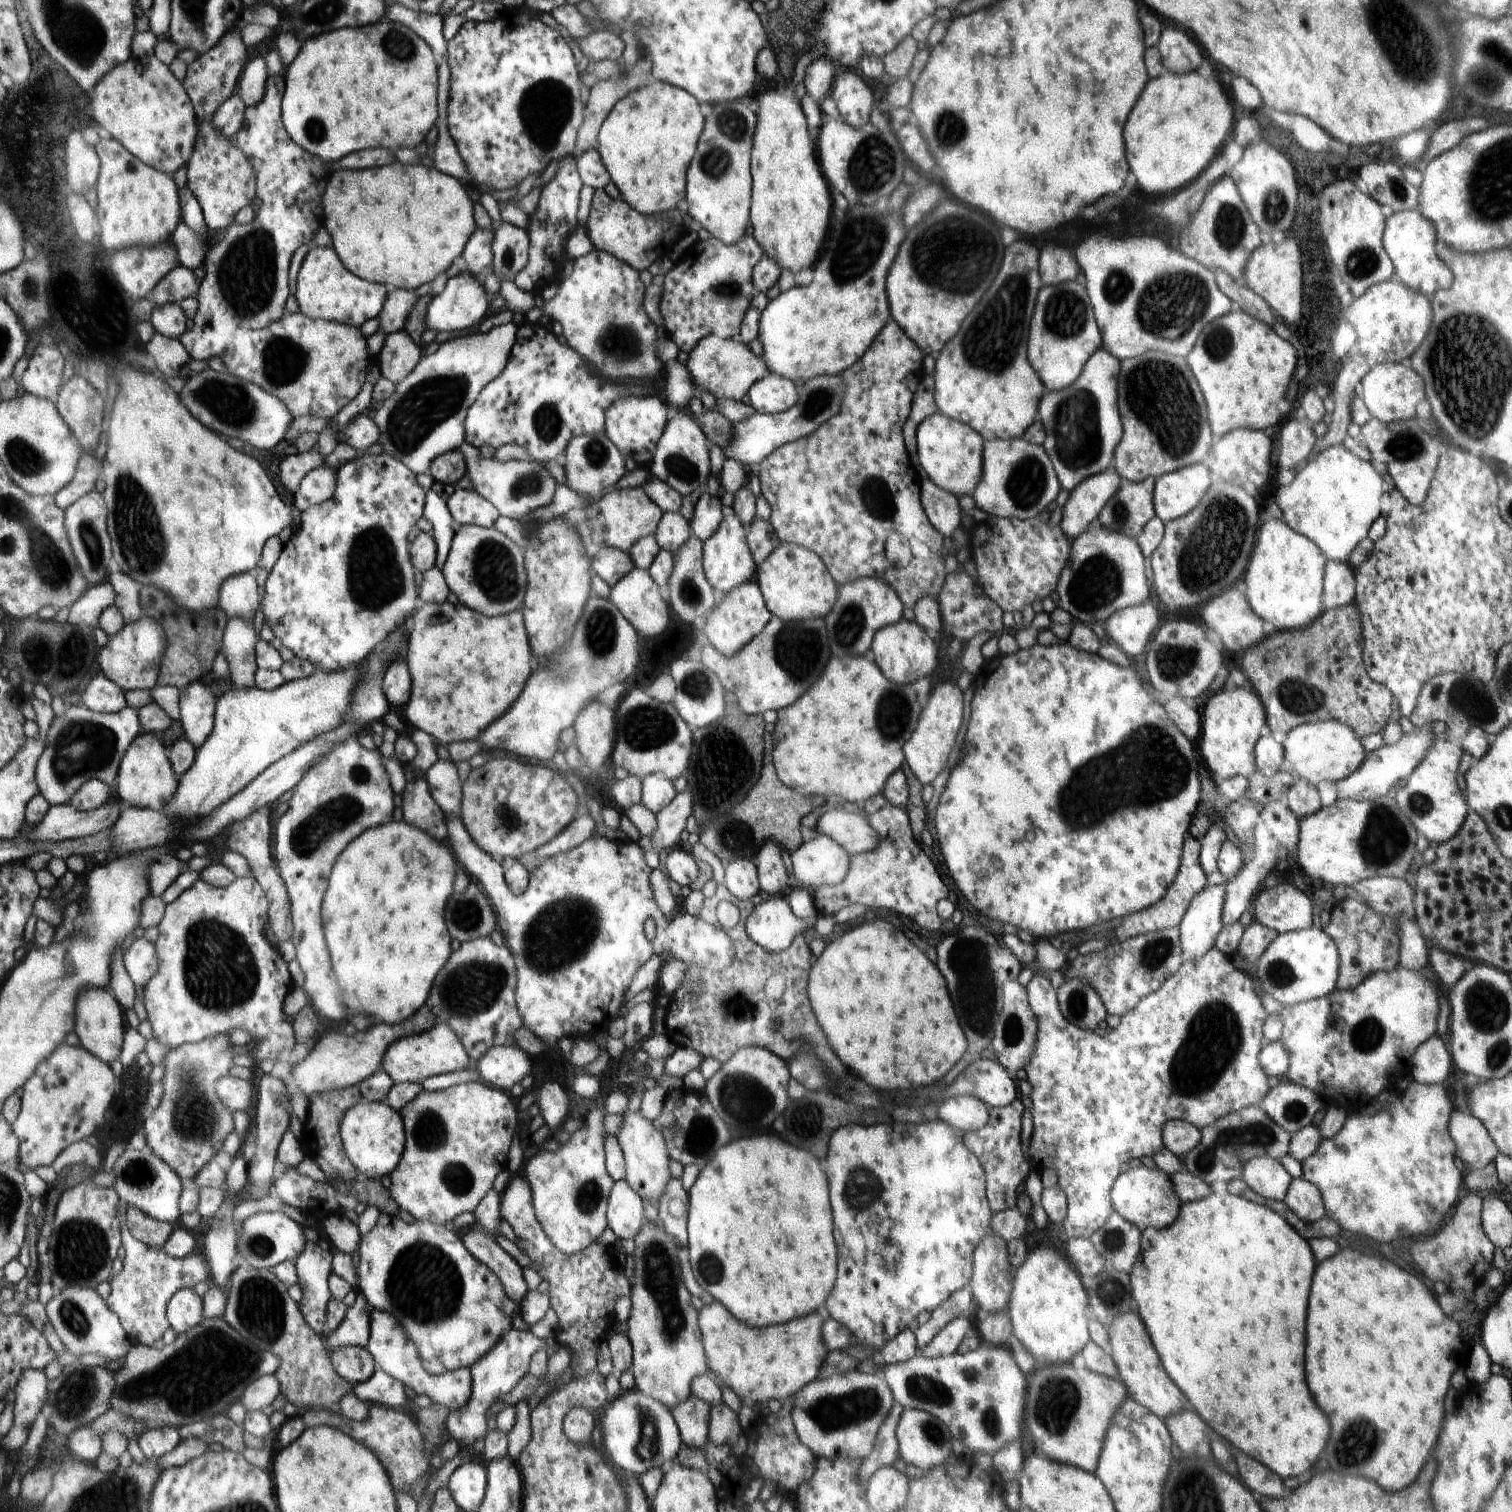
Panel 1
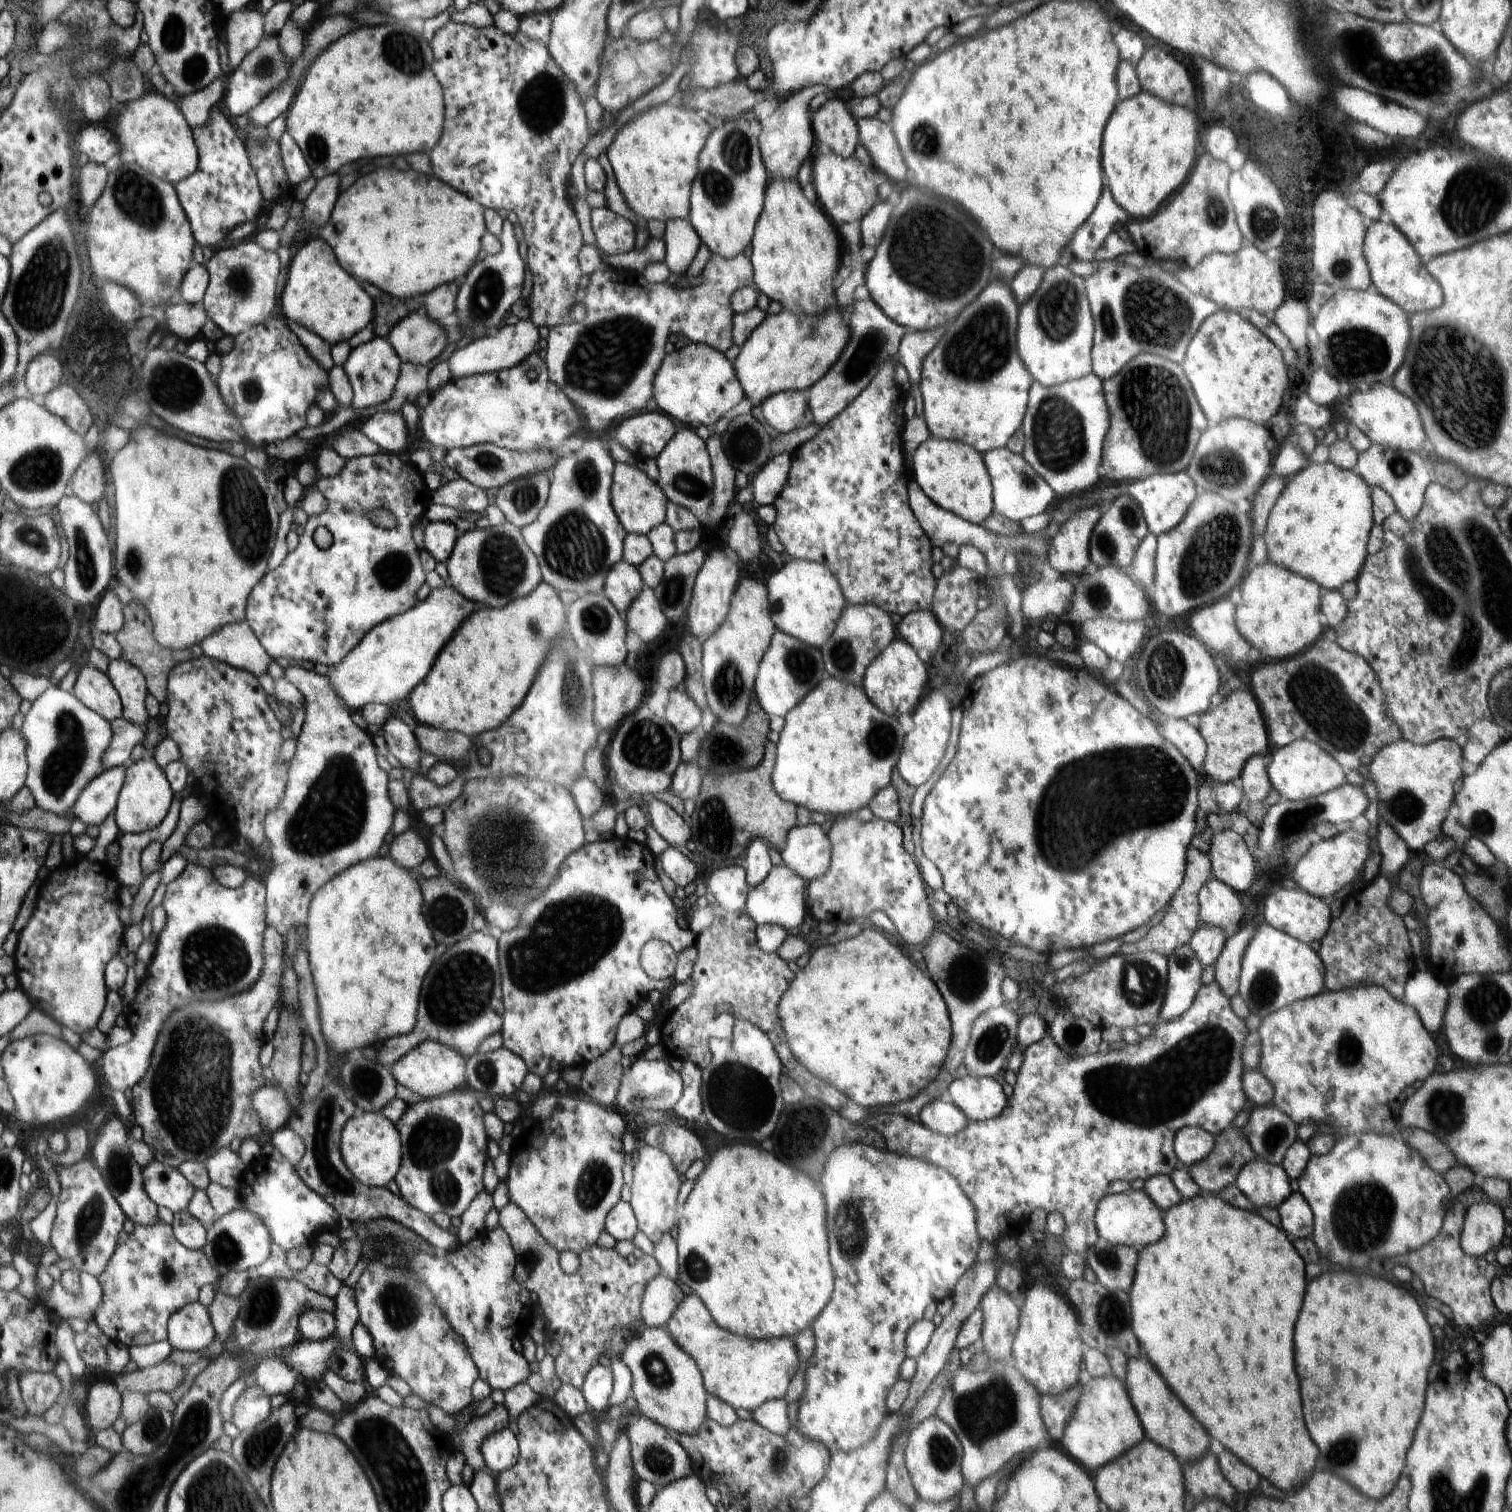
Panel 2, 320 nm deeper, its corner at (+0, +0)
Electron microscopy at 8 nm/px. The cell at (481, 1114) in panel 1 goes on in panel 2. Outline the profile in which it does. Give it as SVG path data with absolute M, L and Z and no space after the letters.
M457 1090L454 1094L416 1102L409 1106L396 1128L399 1129L402 1144L400 1170L395 1177L396 1184L400 1187L400 1197L430 1218L437 1213L462 1217L470 1202L482 1192L482 1144L484 1162L488 1156L488 1136L482 1122L482 1107L478 1106L474 1094Z

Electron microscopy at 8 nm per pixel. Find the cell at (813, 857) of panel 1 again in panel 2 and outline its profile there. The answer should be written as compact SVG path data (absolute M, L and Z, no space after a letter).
M786 864L780 867L773 866L766 880L752 888L748 894L746 909L750 912L755 925L779 925L786 931L800 927L808 915L805 904L807 895L804 894L806 882L807 880L802 880L802 876L798 876Z

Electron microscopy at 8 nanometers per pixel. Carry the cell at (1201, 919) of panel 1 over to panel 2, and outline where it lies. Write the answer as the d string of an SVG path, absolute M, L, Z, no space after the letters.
M1189 944L1178 946L1168 960L1167 990L1157 1022L1180 1018L1194 1002L1202 986L1202 964Z

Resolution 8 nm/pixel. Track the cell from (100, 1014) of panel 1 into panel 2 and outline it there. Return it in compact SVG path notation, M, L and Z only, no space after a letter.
M82 855L74 860L64 861L41 882L34 914L20 934L14 954L20 986L29 994L34 1008L42 1008L79 1035L99 1026L110 994L107 982L108 964L118 954L126 951L124 936L127 927L120 918L120 906L129 900L127 888L119 878L119 870L108 859L94 862Z

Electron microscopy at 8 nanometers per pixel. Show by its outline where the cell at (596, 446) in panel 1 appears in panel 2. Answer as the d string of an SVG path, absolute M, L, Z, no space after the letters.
M594 438L584 440L584 444L574 454L559 458L549 473L549 494L536 520L521 529L523 540L539 560L539 568L557 593L562 591L599 594L604 589L604 578L611 568L622 560L622 540L625 530L619 522L611 502L611 487L616 463L602 444Z

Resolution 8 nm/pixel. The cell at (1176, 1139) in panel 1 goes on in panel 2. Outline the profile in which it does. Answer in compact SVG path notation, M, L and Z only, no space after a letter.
M1186 1126L1180 1128L1173 1141L1173 1151L1177 1160L1193 1166L1205 1161L1206 1156L1214 1149L1215 1138L1199 1127Z

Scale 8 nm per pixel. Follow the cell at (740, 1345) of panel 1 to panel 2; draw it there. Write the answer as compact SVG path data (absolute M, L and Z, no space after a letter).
M697 1295L685 1296L665 1328L672 1338L695 1358L703 1372L708 1395L720 1398L732 1409L752 1411L768 1400L783 1399L790 1390L800 1364L799 1350L792 1337L756 1340L722 1329Z

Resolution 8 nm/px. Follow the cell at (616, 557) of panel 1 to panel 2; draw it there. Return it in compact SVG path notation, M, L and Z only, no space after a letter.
M620 560L608 572L607 584L602 593L616 609L626 613L644 588L639 568L626 560Z

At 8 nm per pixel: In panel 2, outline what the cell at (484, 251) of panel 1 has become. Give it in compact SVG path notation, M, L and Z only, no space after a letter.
M444 284L444 288L437 287L424 300L426 314L444 328L450 348L454 346L454 342L460 340L460 328L458 328L458 318L456 318L456 302L454 302L458 296L458 290L458 284Z

